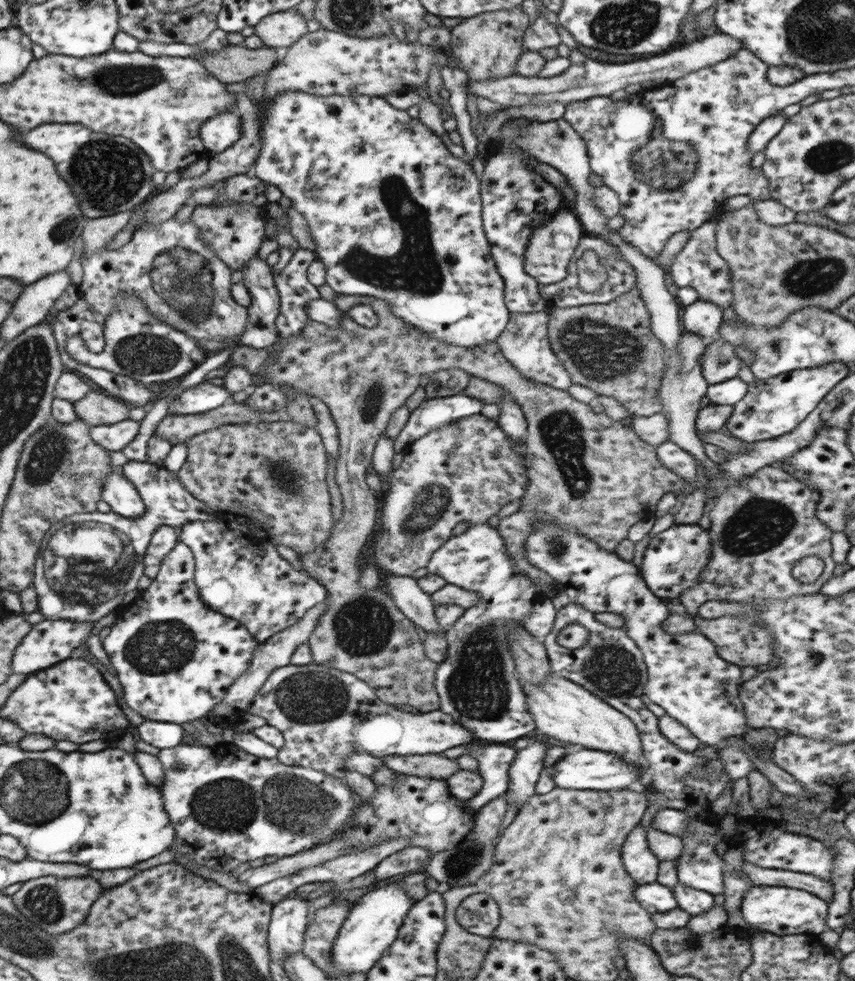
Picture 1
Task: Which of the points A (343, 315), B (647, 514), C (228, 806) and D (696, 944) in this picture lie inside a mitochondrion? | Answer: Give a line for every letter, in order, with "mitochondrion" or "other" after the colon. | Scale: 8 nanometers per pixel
A: other
B: other
C: mitochondrion
D: mitochondrion

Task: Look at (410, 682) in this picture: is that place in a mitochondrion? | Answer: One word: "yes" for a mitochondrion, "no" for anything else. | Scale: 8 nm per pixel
no

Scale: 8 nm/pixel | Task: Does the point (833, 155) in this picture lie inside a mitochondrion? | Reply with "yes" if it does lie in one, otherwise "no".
yes

